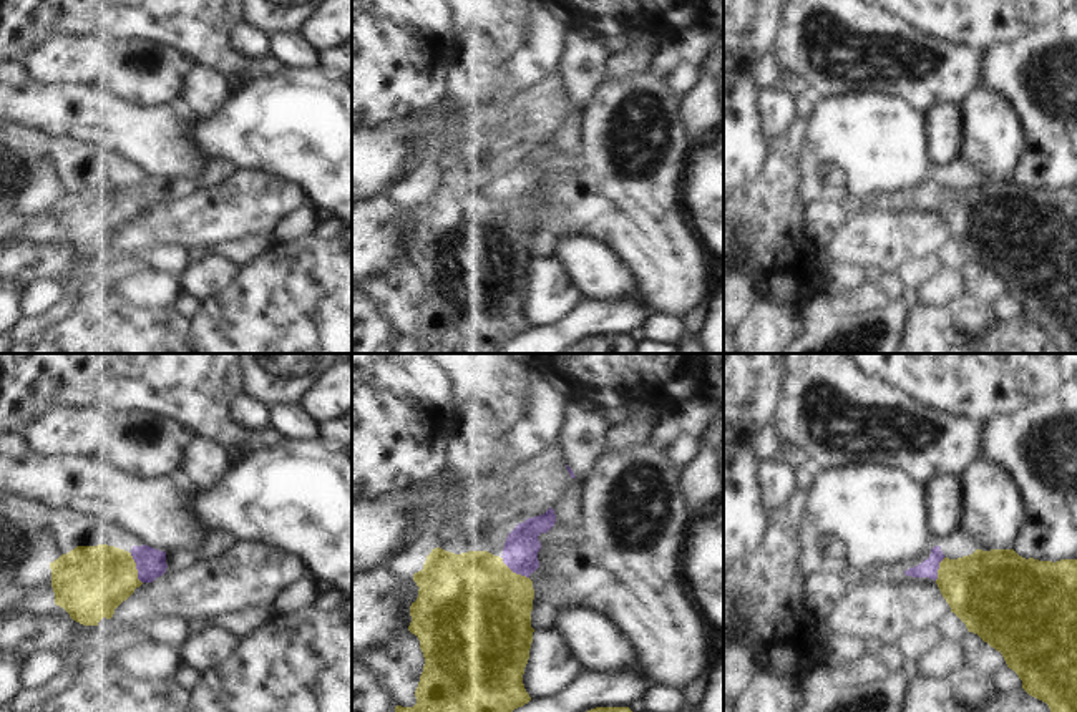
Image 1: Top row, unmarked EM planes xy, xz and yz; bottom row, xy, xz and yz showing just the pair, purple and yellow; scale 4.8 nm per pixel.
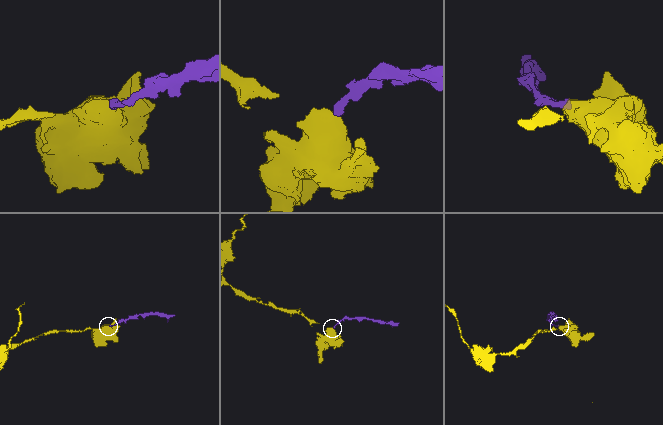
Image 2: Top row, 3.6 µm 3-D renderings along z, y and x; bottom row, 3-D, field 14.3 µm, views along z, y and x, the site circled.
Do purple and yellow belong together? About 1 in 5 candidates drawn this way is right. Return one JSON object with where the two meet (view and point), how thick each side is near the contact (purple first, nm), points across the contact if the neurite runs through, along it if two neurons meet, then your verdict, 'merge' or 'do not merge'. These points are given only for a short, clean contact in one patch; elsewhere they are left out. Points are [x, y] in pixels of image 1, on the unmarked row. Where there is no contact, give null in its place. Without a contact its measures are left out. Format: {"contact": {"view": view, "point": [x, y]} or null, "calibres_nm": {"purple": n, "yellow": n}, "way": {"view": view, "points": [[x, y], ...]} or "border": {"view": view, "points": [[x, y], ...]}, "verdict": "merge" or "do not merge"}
{"contact": {"view": "xz", "point": [513, 199]}, "calibres_nm": {"purple": 170, "yellow": 500}, "way": {"view": "xz", "points": [[520, 181], [513, 199], [478, 238]]}, "verdict": "merge"}

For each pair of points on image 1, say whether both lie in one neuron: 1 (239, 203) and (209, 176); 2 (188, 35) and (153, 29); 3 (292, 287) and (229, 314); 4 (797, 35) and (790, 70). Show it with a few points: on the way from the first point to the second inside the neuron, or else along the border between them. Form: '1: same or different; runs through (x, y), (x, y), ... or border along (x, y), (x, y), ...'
1: different; border along (238, 170), (219, 185), (198, 190)
2: same; runs through (180, 29), (161, 29)
3: same; runs through (277, 302), (269, 311), (244, 314)
4: same; runs through (797, 43), (797, 57), (792, 62)

